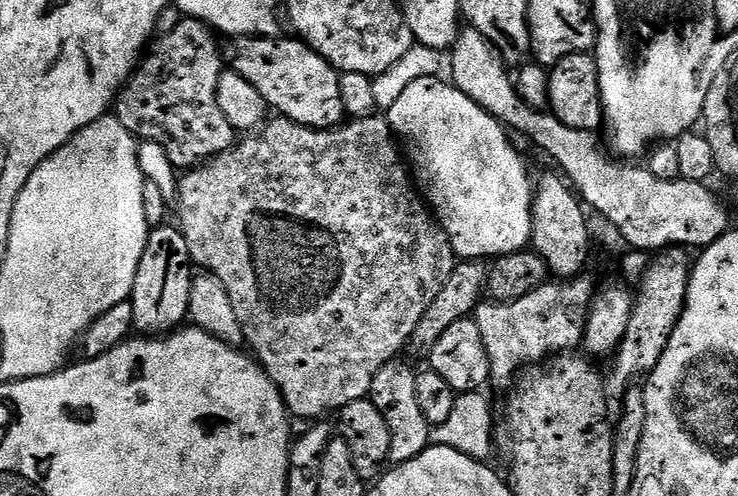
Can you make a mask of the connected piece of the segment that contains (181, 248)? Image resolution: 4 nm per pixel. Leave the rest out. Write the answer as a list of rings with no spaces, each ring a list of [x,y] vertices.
[[[153,227],[148,233],[142,262],[138,262],[138,274],[134,278],[130,297],[134,310],[135,331],[148,338],[177,331],[188,320],[193,275],[194,265],[190,258],[190,250],[179,227]]]

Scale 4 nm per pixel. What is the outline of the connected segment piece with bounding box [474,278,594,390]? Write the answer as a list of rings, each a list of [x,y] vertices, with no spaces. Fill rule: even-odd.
[[[577,278],[546,282],[538,290],[530,290],[526,298],[518,298],[518,302],[480,303],[475,310],[474,319],[482,333],[482,342],[486,345],[491,383],[504,388],[503,390],[511,389],[522,370],[547,361],[553,354],[568,354],[579,349],[584,339],[588,305],[591,304],[593,295],[594,288],[584,278]]]

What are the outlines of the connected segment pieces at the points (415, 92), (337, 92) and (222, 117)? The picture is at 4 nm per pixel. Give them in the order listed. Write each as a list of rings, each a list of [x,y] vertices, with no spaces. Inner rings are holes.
[[[434,76],[418,78],[418,82],[413,82],[399,96],[398,102],[386,109],[386,119],[403,151],[412,152],[410,168],[415,183],[460,260],[484,262],[489,258],[523,252],[529,247],[534,180],[528,177],[527,162],[508,141],[510,136],[503,124],[486,114],[482,106],[466,98],[466,94],[462,94],[462,90],[455,88],[447,79]]]
[[[276,36],[245,39],[236,48],[234,71],[242,74],[268,104],[273,113],[311,128],[338,128],[345,123],[341,73],[323,60],[299,38],[280,40]]]
[[[181,19],[180,24],[170,30],[170,34],[157,35],[151,41],[114,101],[114,115],[122,122],[122,126],[126,126],[126,130],[141,141],[162,146],[176,170],[199,168],[231,148],[238,140],[236,129],[230,126],[226,114],[222,114],[222,106],[218,106],[218,78],[226,71],[226,64],[220,57],[216,39],[217,33],[201,20]]]

